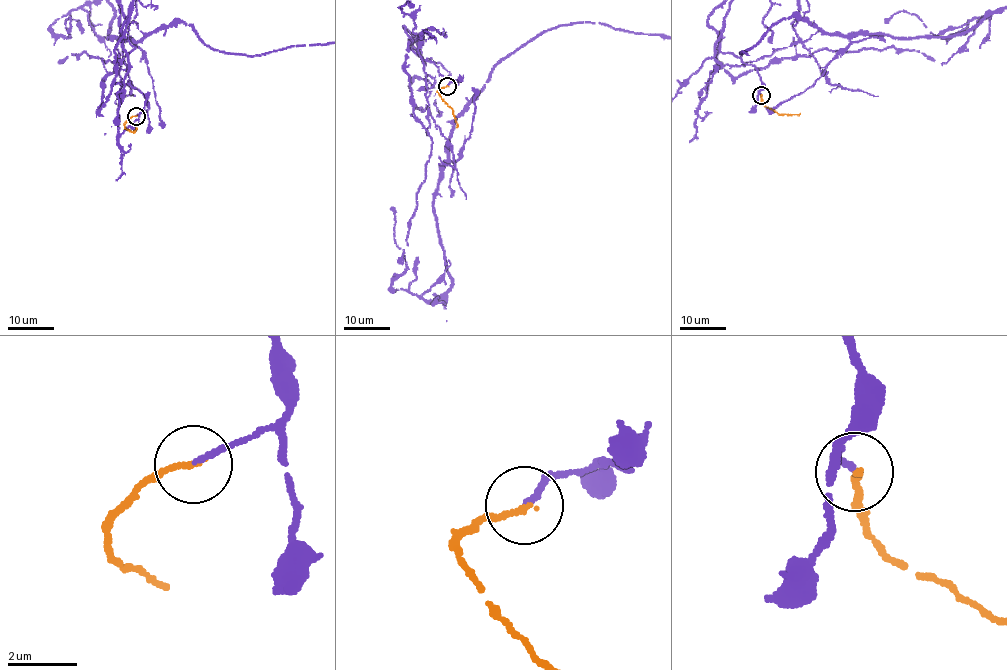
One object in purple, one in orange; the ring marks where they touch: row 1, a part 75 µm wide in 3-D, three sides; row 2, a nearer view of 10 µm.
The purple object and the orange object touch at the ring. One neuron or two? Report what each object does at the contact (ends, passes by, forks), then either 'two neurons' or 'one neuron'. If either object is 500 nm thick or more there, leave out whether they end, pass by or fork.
purple ends; orange ends; one neuron

